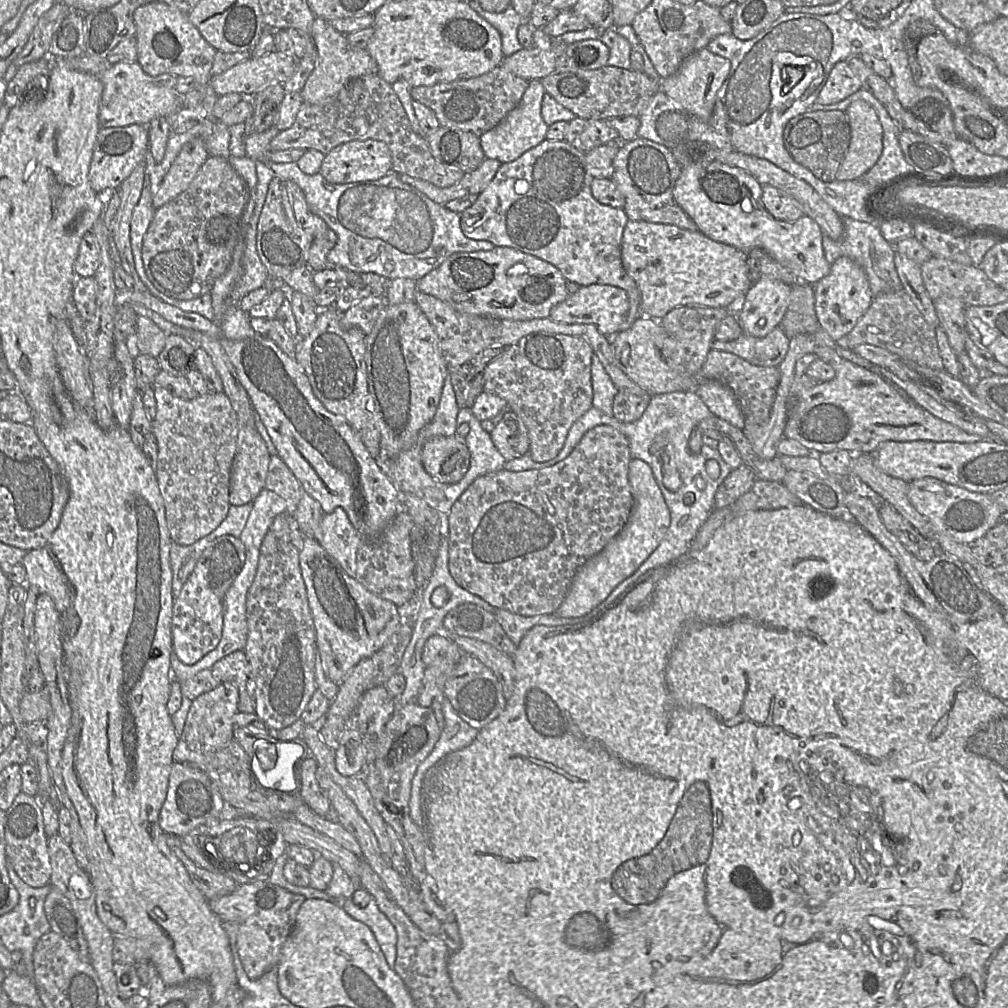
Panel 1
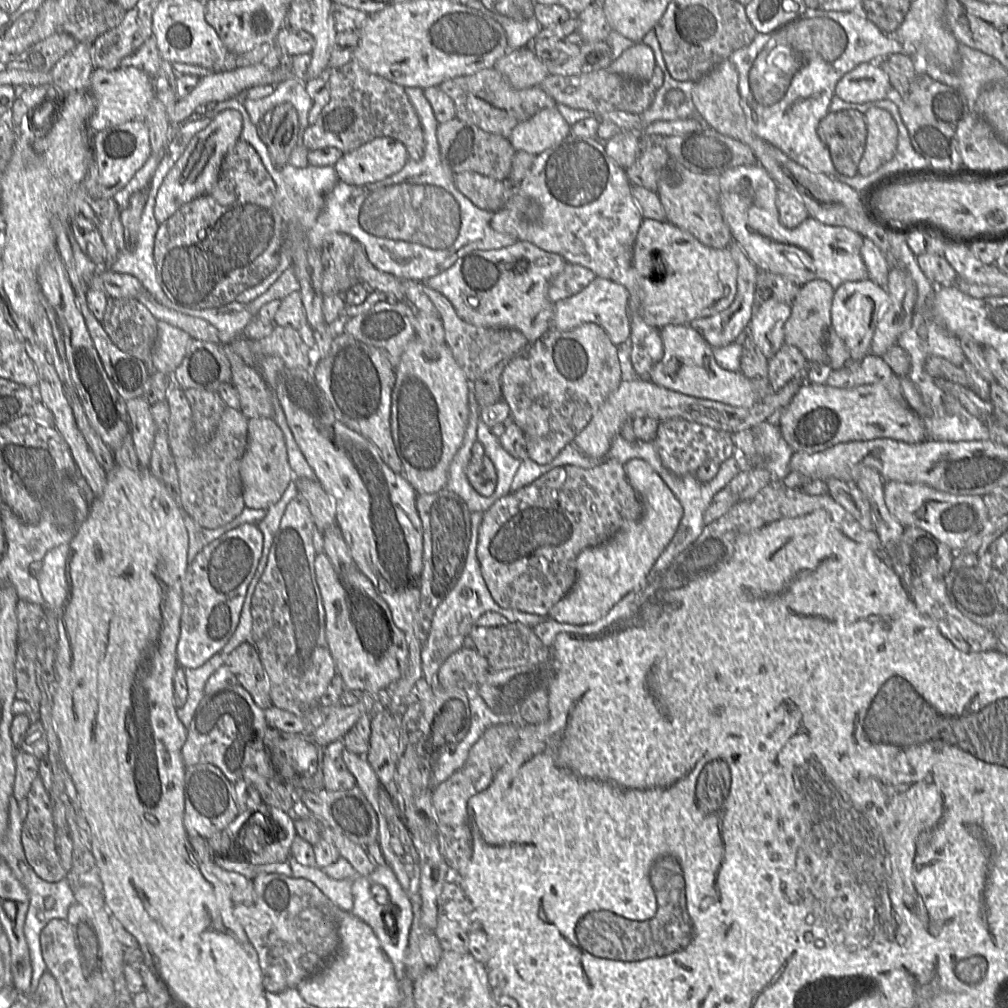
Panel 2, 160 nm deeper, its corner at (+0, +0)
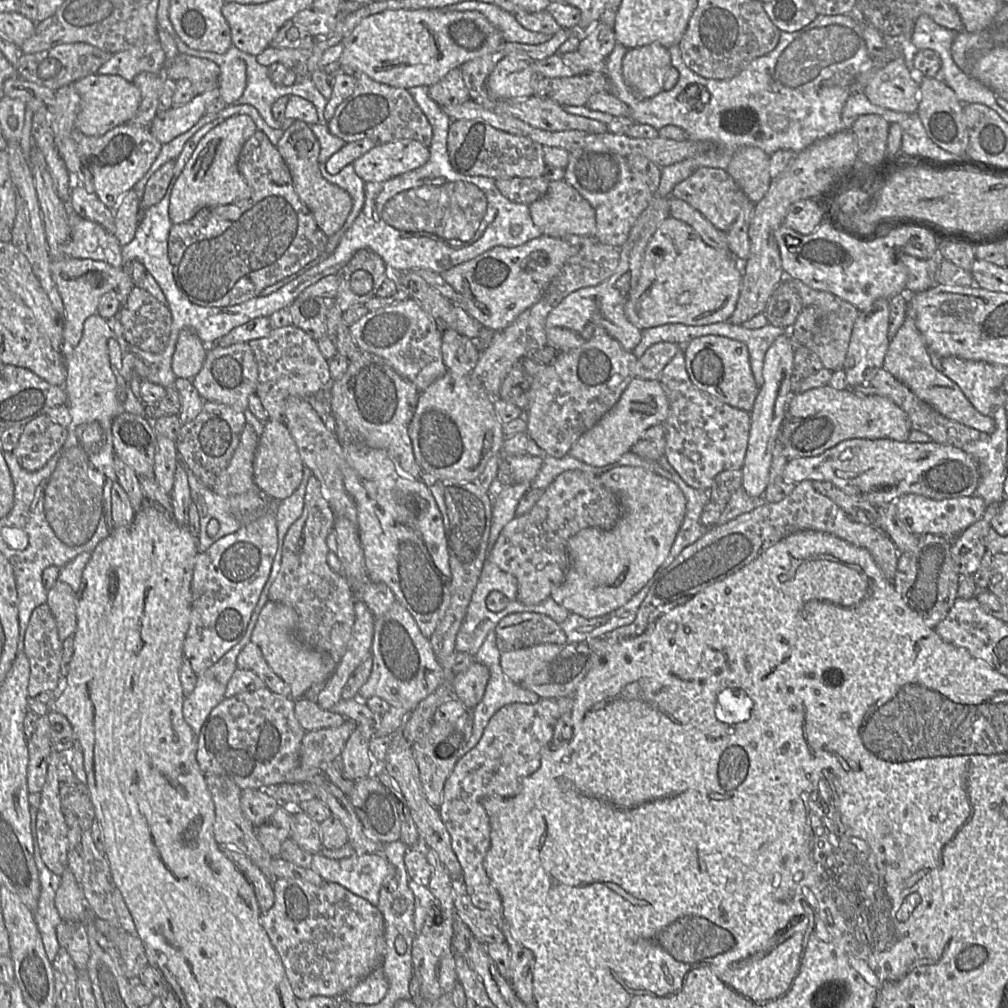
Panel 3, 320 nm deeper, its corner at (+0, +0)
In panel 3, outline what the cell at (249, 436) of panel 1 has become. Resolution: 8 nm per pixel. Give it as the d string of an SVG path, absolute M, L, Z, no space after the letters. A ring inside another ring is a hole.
M271 419L265 422L253 460L254 483L267 497L284 500L298 487L302 474L303 463L287 426Z

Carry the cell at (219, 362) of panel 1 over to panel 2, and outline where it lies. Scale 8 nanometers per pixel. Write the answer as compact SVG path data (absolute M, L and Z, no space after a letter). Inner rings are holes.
M147 291L140 293L137 298L158 321L180 328L188 333L192 339L223 344L217 329L207 321L170 309L162 305Z

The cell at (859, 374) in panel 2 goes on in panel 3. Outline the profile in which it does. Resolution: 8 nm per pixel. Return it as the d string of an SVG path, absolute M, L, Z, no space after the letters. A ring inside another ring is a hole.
M880 369L872 379L861 385L855 386L852 390L861 395L878 395L890 399L908 415L912 430L927 434L933 442L962 449L966 444L985 440L988 436L988 433L980 432L946 418L932 406L919 399L909 387L896 379L886 369Z

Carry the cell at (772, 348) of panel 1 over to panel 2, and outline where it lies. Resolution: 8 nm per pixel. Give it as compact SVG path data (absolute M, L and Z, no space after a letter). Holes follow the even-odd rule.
M786 342L779 351L768 359L768 376L771 391L780 390L793 379L801 379L810 363L802 352Z

